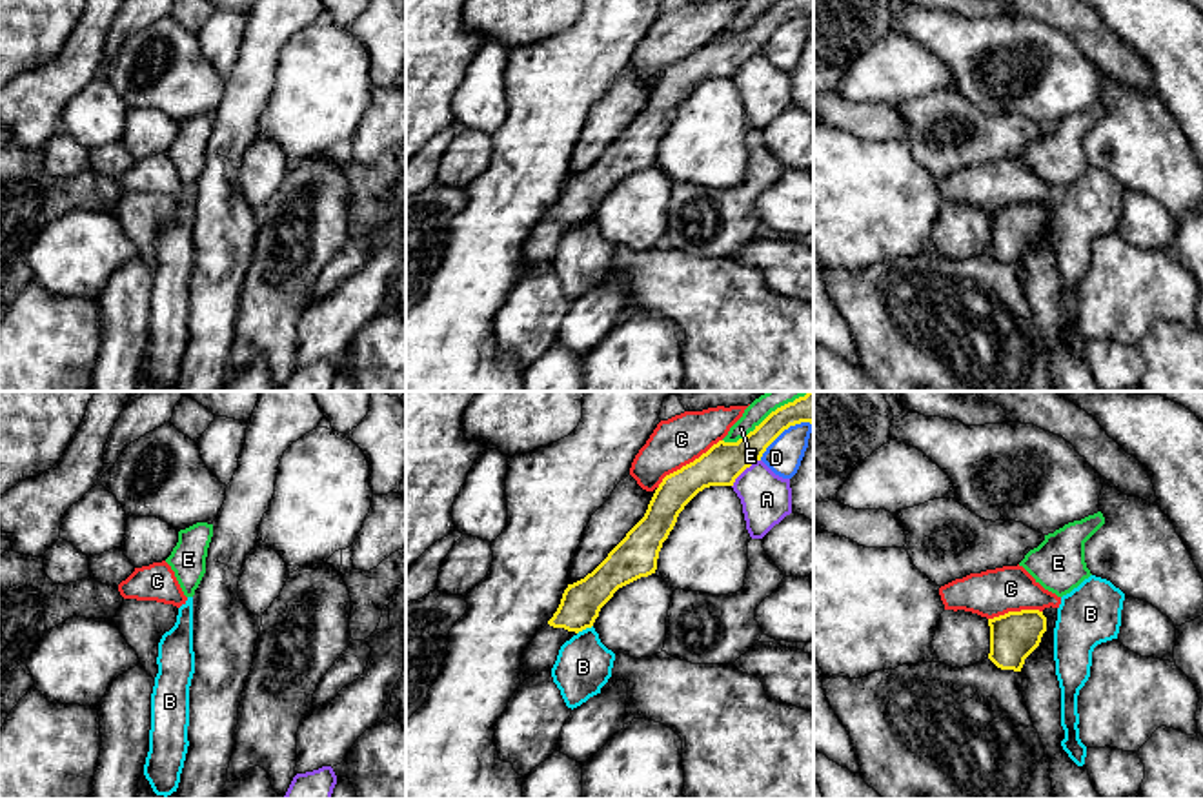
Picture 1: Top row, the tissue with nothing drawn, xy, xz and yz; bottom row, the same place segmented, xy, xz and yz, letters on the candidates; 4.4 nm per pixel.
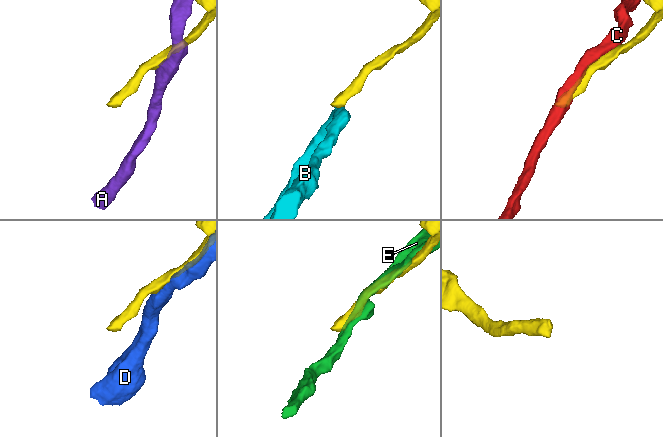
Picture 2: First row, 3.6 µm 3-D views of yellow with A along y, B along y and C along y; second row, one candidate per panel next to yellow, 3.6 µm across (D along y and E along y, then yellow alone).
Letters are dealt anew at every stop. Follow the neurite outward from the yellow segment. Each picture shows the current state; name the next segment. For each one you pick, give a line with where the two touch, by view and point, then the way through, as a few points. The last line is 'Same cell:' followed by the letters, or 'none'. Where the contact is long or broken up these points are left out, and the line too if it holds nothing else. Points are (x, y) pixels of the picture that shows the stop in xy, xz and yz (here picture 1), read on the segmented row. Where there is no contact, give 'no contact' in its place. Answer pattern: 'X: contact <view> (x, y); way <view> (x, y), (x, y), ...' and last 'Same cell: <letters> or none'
Same cell: none

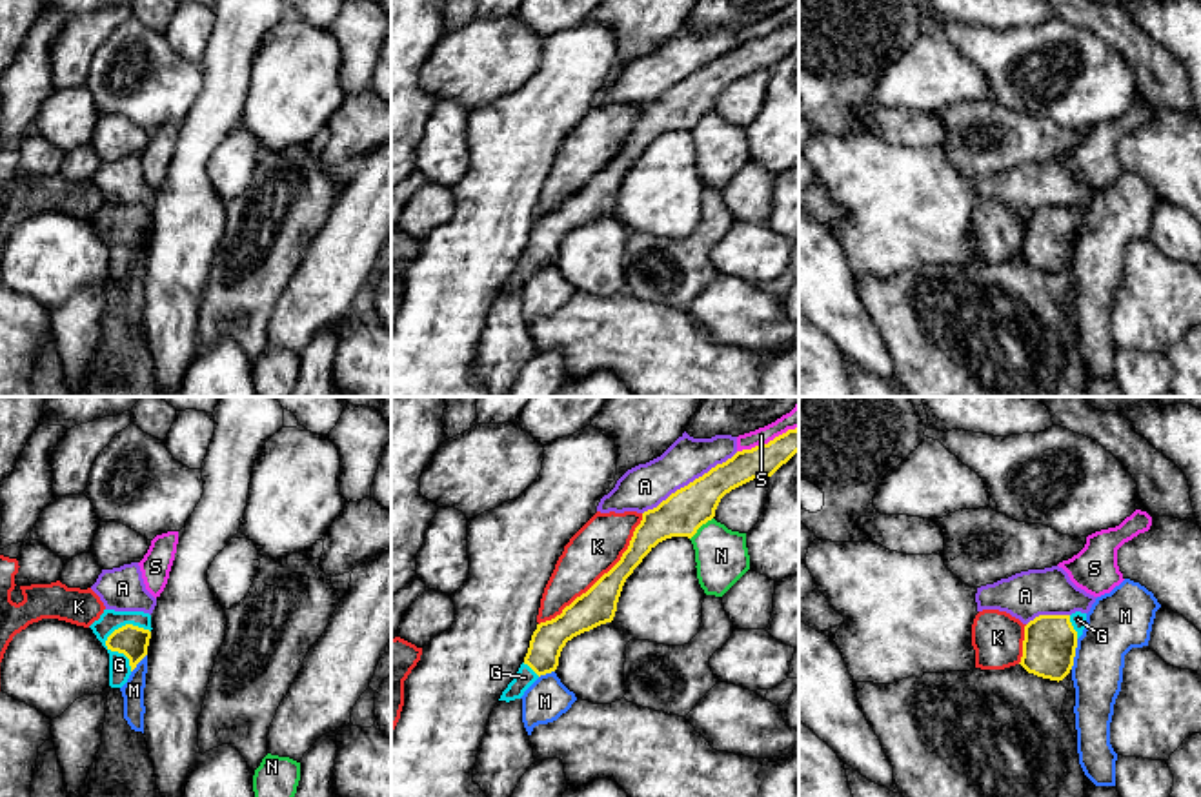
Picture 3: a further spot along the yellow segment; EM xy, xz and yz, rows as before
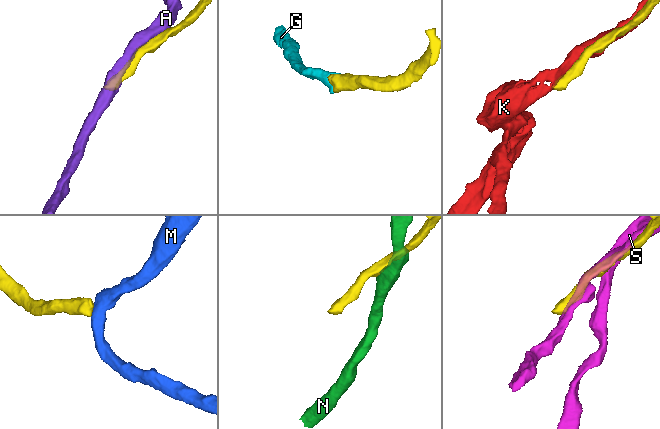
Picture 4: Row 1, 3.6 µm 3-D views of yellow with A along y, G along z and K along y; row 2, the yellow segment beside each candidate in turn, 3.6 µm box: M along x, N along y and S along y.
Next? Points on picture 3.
G: contact xy (110, 648); way xy (131, 641), (110, 648), (119, 657), (119, 665)
Same cell: G

